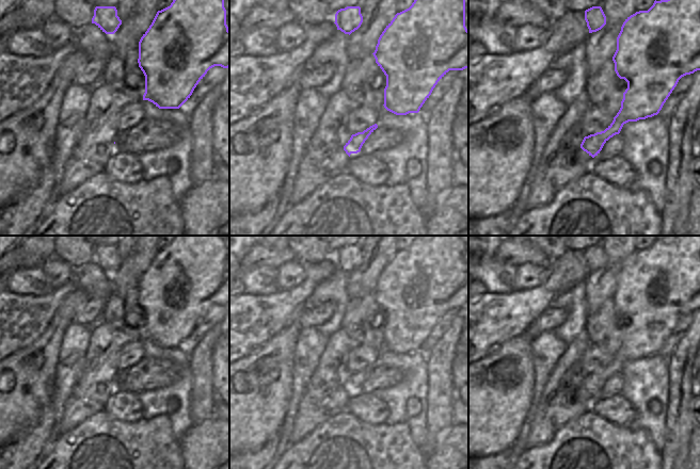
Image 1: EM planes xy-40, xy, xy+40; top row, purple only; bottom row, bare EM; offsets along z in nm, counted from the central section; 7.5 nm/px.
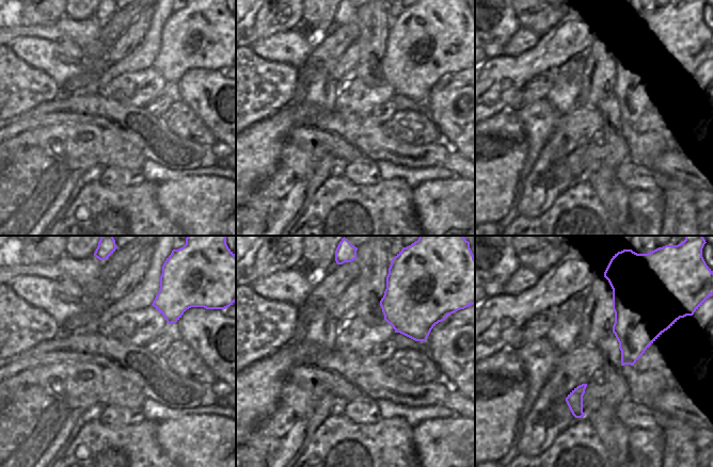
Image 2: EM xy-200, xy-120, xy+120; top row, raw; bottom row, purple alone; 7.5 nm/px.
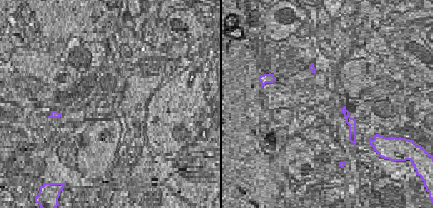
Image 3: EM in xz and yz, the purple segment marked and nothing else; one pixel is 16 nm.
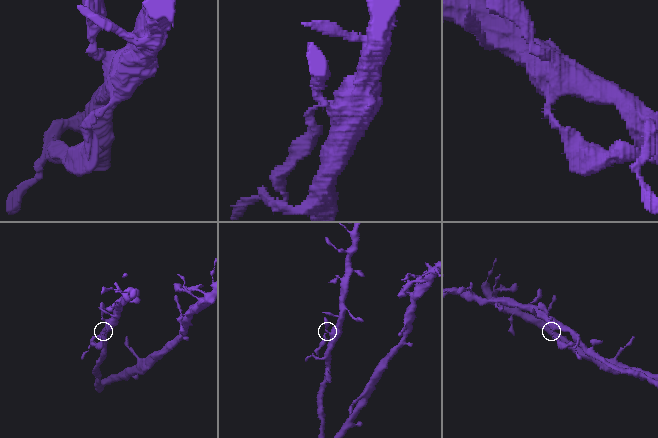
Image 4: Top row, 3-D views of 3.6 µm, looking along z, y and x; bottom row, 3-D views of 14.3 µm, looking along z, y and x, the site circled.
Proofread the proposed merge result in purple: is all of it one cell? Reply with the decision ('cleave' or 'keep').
cleave

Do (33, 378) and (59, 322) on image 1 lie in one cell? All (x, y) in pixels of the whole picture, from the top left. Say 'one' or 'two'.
one

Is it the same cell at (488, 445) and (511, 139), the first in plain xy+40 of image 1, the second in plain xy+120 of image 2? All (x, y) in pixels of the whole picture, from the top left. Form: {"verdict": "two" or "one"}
{"verdict": "one"}

